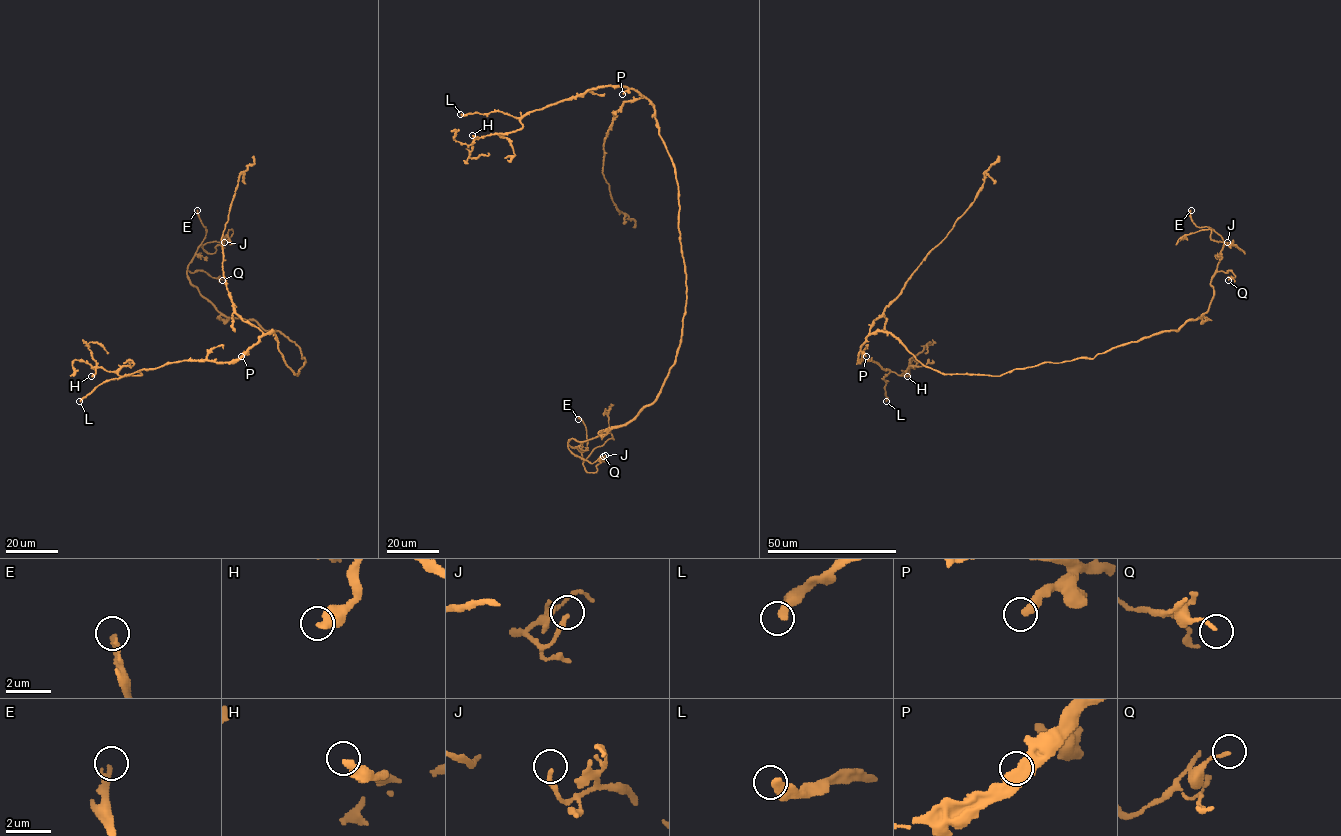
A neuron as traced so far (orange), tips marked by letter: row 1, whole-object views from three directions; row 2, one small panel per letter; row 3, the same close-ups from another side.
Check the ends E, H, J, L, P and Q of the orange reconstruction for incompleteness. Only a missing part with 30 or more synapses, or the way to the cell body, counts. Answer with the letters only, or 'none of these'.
E, H

